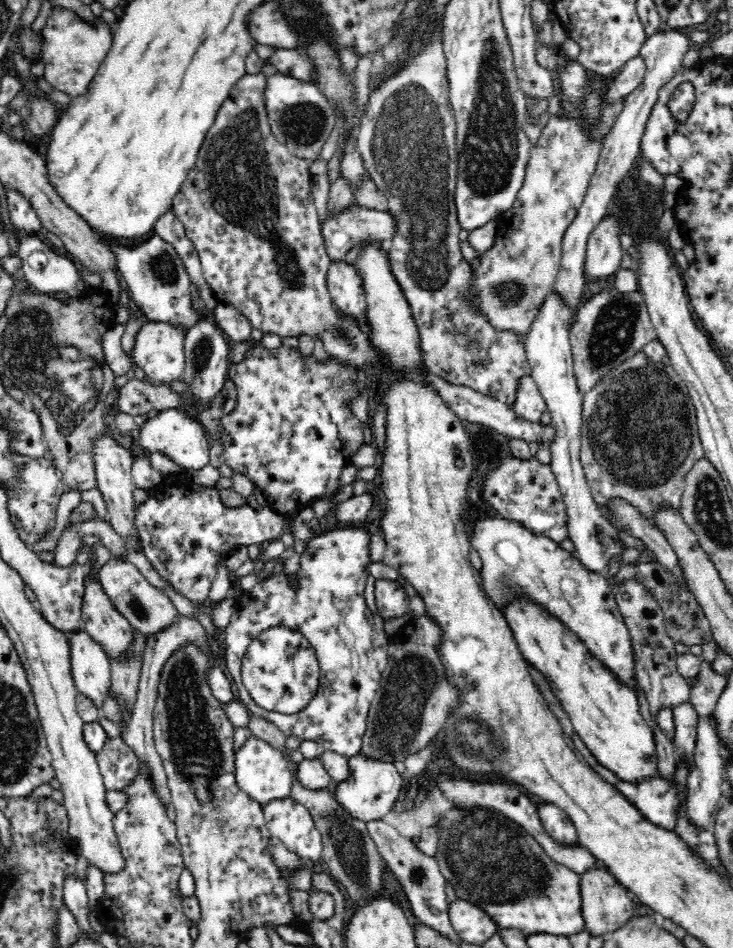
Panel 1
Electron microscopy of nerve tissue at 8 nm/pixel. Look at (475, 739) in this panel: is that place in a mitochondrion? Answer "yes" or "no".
yes

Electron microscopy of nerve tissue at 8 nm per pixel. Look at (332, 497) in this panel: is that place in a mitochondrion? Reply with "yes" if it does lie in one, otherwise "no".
no

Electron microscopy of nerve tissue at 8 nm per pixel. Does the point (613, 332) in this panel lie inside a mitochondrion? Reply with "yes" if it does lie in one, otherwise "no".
yes

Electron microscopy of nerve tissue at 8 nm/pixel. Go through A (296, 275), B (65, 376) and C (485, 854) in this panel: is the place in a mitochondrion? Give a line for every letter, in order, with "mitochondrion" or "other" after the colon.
A: mitochondrion
B: mitochondrion
C: mitochondrion

